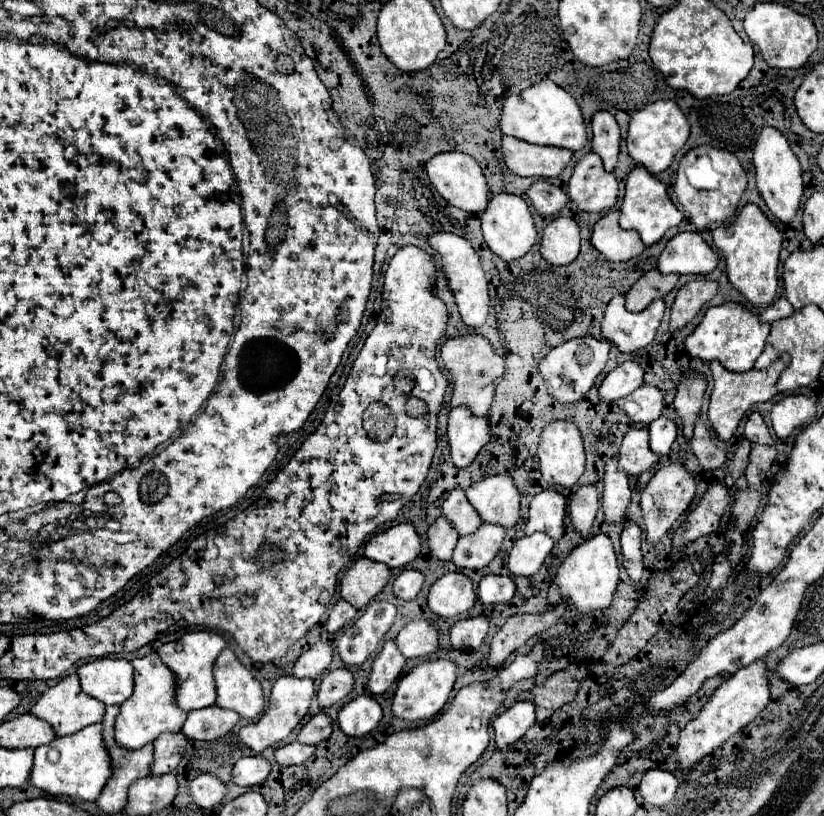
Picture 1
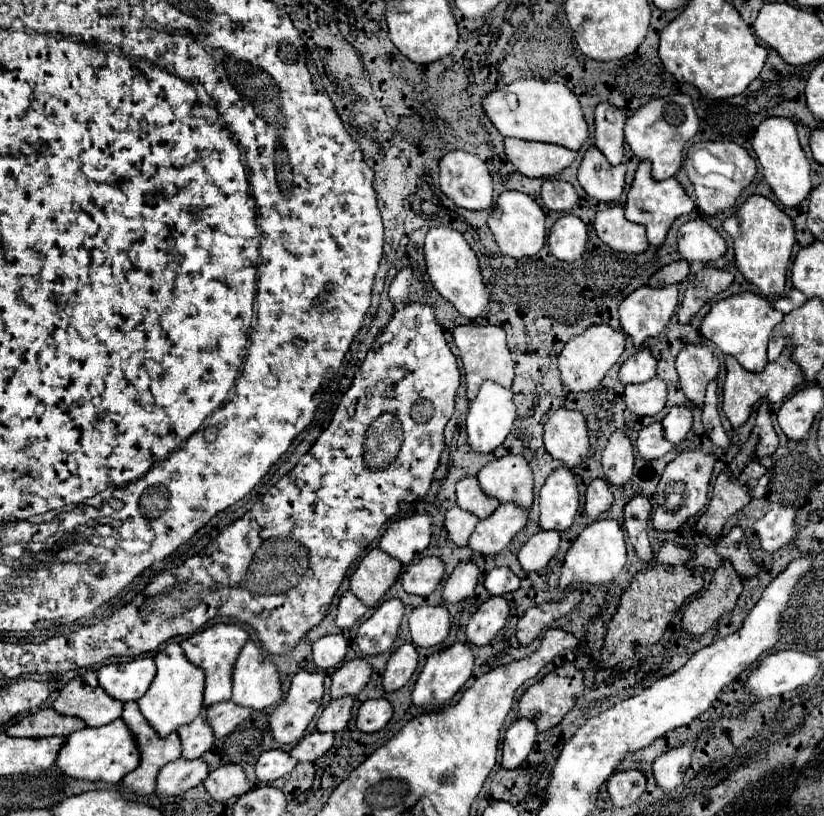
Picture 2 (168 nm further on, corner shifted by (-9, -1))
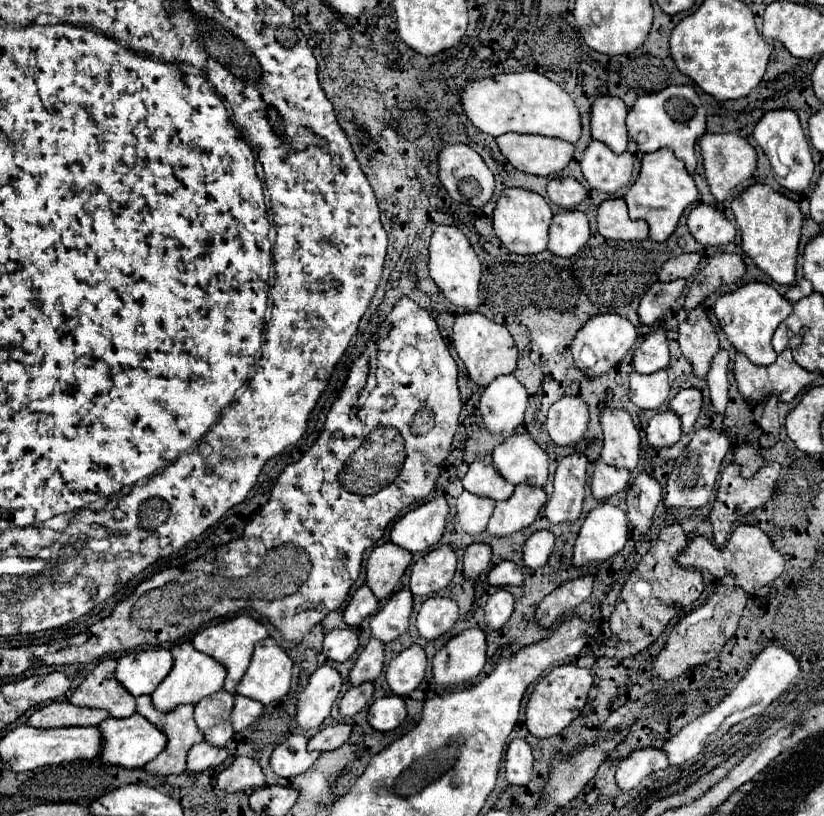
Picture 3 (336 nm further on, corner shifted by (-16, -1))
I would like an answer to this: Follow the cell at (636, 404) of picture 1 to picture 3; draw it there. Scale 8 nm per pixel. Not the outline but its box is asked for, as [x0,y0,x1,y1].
[630,371,670,409]

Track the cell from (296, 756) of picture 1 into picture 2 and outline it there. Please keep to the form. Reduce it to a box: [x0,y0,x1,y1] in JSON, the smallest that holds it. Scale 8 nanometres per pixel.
[289,733,333,763]

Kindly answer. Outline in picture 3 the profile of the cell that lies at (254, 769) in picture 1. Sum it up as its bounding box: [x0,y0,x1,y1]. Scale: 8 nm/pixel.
[270,735,320,777]

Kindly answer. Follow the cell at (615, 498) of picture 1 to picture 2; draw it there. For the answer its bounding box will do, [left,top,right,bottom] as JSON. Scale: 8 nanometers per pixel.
[603,433,633,487]

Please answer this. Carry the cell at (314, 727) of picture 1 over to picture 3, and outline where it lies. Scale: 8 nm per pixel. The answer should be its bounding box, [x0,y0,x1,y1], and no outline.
[340,681,374,717]

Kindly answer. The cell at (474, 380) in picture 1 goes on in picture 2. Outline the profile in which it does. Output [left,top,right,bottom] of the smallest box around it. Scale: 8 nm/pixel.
[453,323,513,401]

